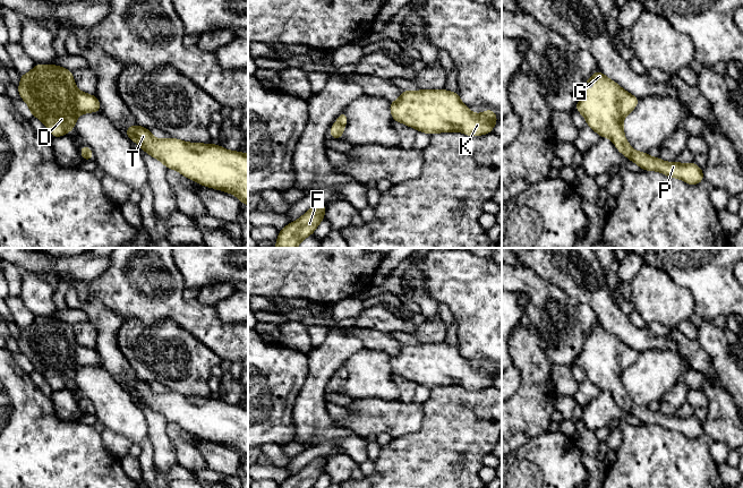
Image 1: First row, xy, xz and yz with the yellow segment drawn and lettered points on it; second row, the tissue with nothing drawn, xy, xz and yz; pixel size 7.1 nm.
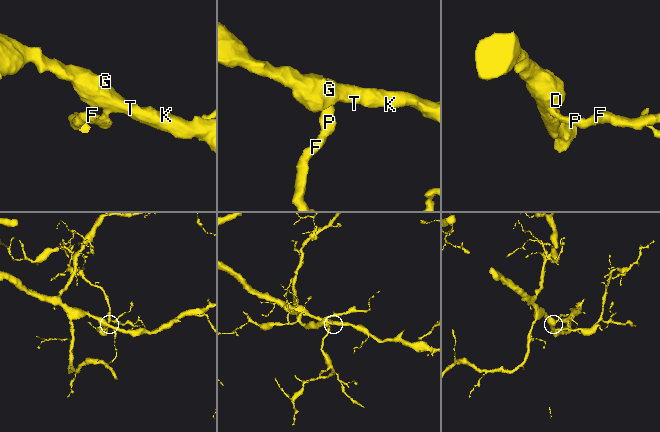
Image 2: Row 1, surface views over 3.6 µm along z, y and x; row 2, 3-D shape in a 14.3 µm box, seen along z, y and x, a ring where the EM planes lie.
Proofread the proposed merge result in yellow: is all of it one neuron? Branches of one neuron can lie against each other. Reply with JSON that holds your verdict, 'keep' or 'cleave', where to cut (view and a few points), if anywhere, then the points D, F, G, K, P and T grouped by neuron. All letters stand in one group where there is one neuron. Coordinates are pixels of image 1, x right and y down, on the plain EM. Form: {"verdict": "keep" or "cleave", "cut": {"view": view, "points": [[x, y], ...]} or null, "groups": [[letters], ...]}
{"verdict": "keep", "cut": null, "groups": [["D", "F", "G", "K", "P", "T"]]}

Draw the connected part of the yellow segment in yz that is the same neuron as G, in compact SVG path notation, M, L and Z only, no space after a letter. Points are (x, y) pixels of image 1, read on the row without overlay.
M600 324L595 325L587 336L599 336L600 340L598 343L584 342L575 365L586 371L587 379L600 391L612 393L617 404L629 414L637 417L641 423L659 425L688 438L699 438L704 434L703 423L693 414L688 418L678 414L668 417L659 411L651 411L648 406L632 403L624 389L623 373L633 365L640 352L623 343Z

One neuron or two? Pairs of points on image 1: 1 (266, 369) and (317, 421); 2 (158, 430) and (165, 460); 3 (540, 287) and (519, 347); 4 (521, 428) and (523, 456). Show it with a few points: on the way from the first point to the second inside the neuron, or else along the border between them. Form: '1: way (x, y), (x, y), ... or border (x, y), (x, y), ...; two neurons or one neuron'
1: border (308, 367), (308, 374), (299, 392); two neurons
2: way (159, 437), (164, 453); one neuron
3: border (531, 323), (540, 336), (541, 348); two neurons
4: border (546, 433), (531, 437), (513, 452); two neurons

